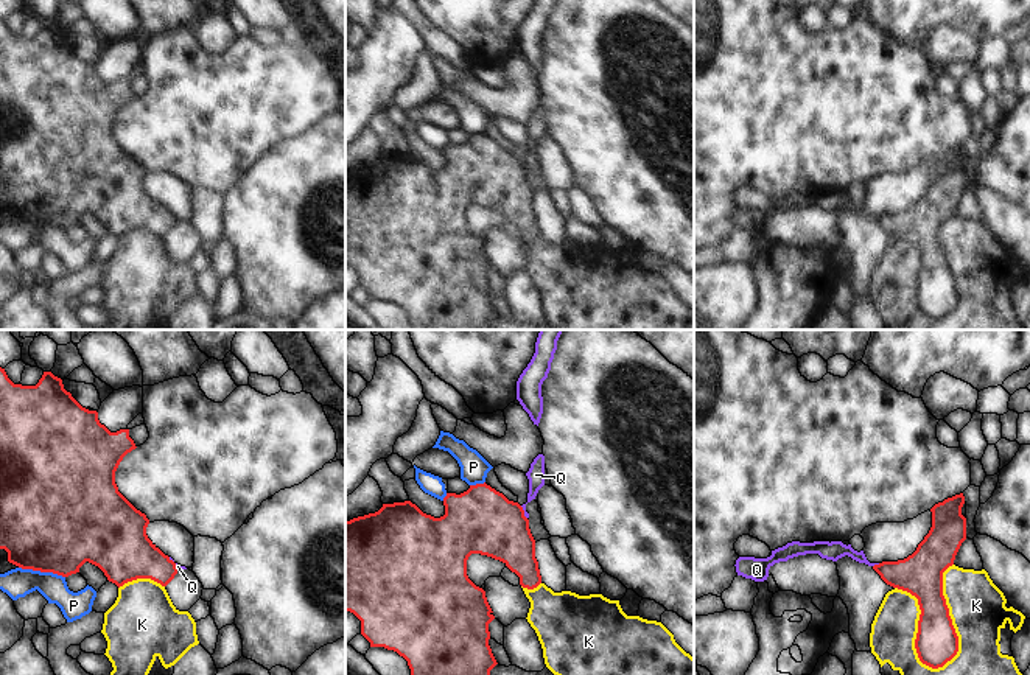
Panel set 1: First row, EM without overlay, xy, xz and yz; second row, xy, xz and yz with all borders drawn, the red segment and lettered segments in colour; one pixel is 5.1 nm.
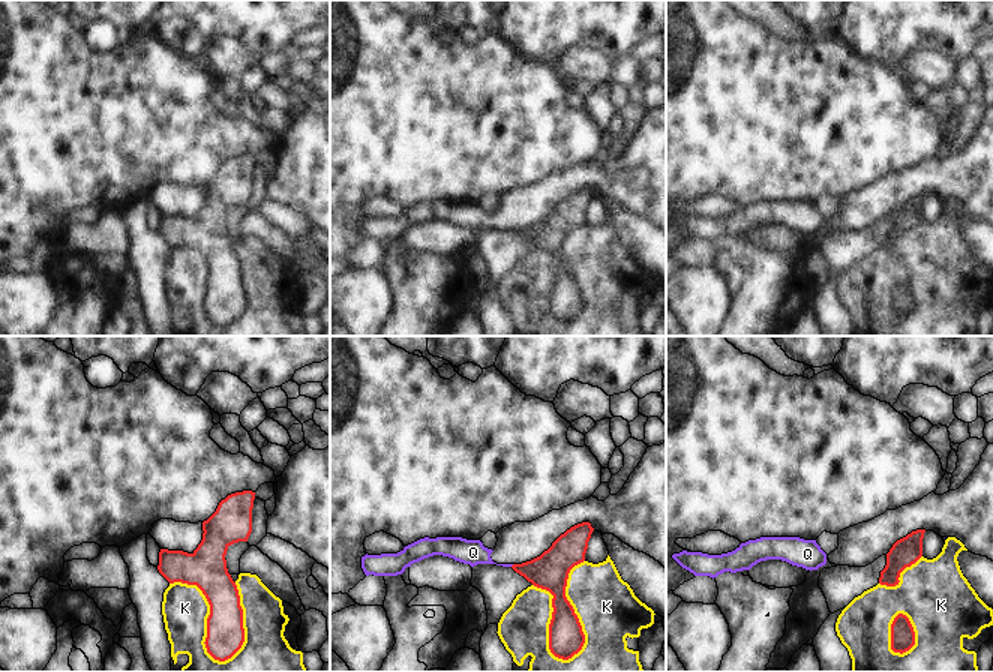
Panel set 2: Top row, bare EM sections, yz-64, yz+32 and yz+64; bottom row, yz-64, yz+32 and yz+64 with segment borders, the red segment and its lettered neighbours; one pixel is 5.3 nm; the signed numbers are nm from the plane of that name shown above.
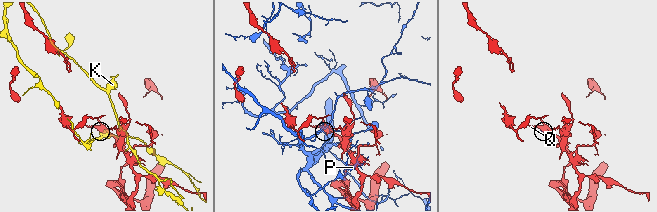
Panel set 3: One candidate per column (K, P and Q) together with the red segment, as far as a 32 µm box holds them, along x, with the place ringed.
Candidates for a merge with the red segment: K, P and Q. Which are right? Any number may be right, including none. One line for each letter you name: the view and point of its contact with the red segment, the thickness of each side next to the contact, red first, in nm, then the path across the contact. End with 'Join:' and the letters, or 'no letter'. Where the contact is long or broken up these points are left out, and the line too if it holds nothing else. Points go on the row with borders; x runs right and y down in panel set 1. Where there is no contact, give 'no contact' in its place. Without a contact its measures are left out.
Join: no letter

